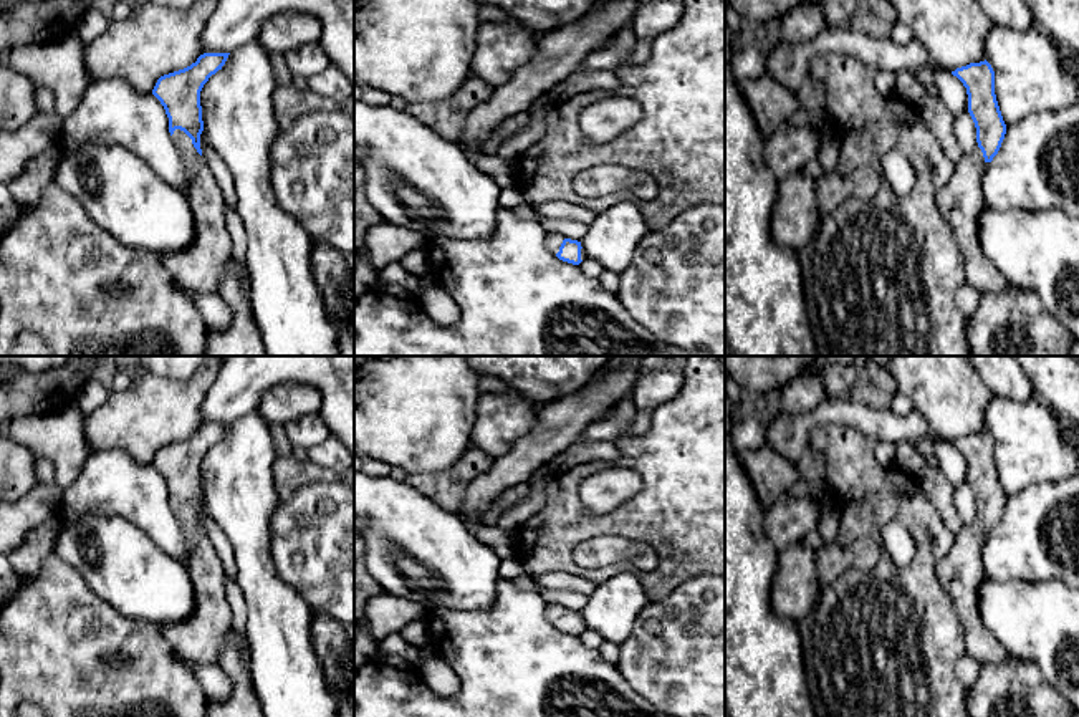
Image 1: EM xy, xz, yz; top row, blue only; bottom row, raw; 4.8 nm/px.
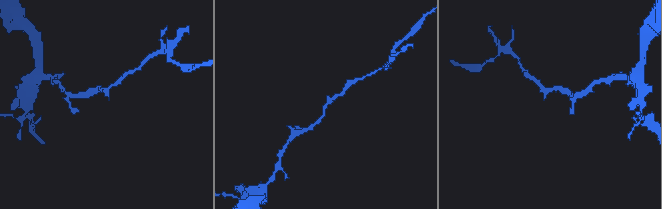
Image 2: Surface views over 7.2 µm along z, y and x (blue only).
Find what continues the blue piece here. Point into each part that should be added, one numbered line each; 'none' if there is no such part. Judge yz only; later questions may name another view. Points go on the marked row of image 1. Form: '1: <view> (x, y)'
1: yz (962, 201)

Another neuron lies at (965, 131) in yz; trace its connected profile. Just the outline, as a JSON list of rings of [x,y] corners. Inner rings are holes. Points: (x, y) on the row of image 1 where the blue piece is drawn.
[[[968,111],[955,116],[953,129],[963,154],[976,149],[976,128]]]

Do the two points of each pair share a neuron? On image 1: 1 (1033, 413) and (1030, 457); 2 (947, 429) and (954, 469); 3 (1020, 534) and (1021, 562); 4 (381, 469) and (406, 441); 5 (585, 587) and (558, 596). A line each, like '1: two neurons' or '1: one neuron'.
1: one neuron
2: two neurons
3: one neuron
4: two neurons
5: two neurons

